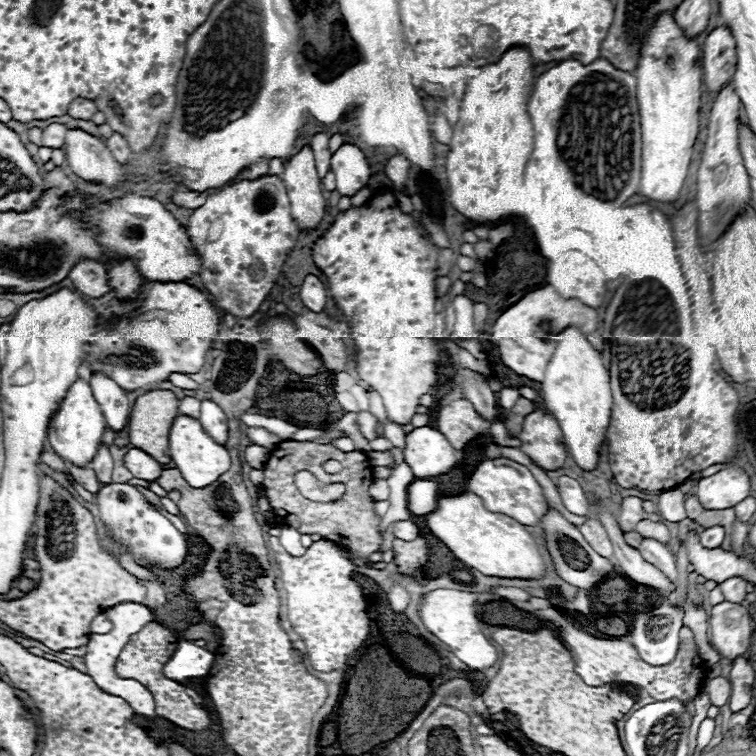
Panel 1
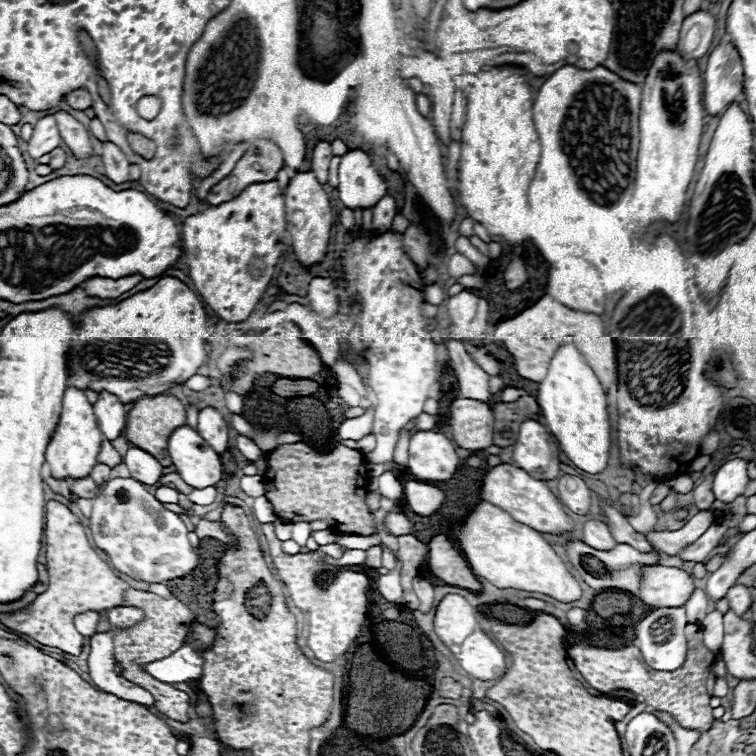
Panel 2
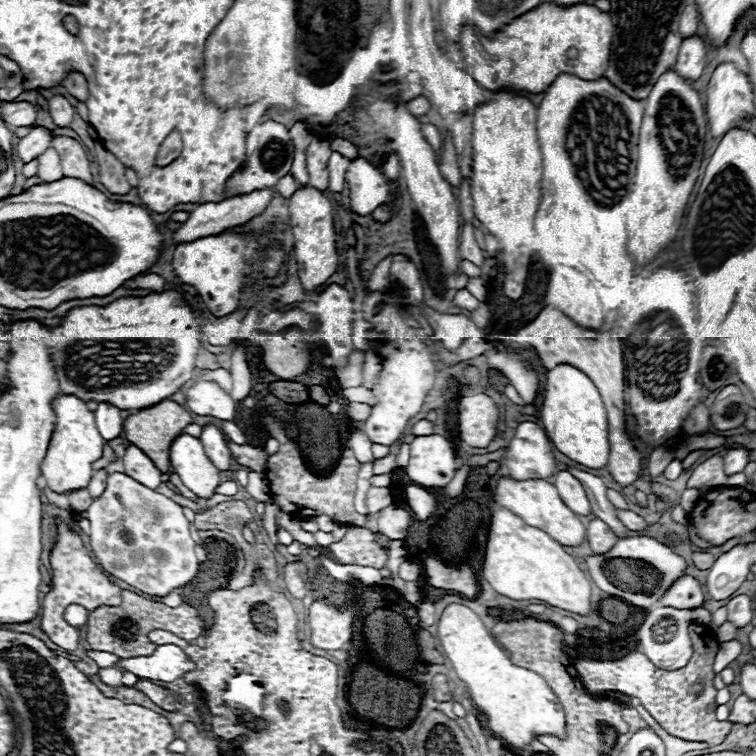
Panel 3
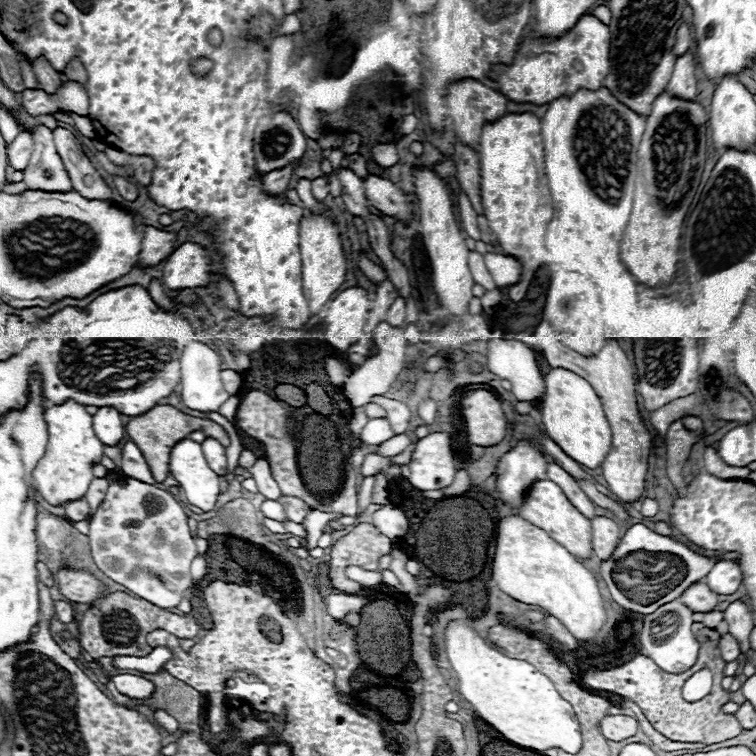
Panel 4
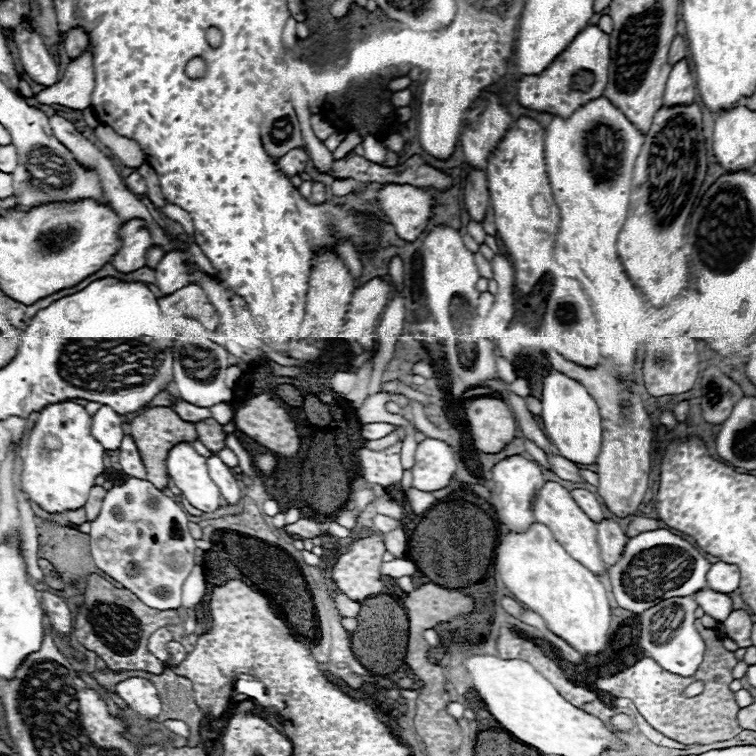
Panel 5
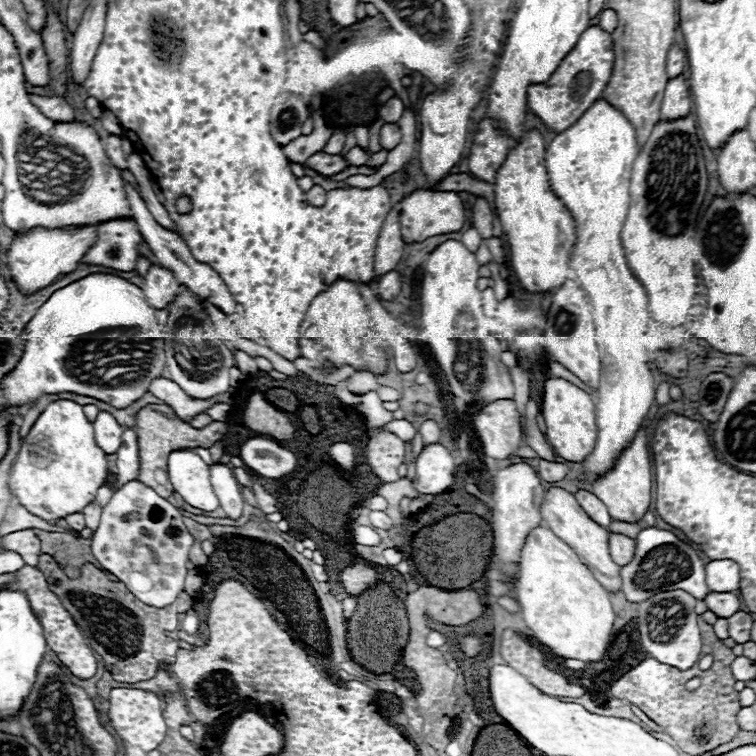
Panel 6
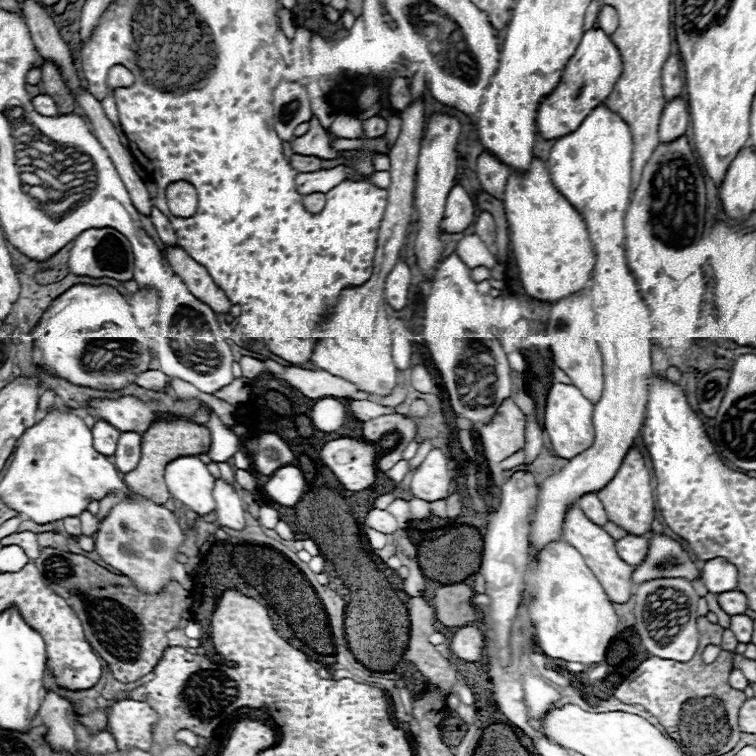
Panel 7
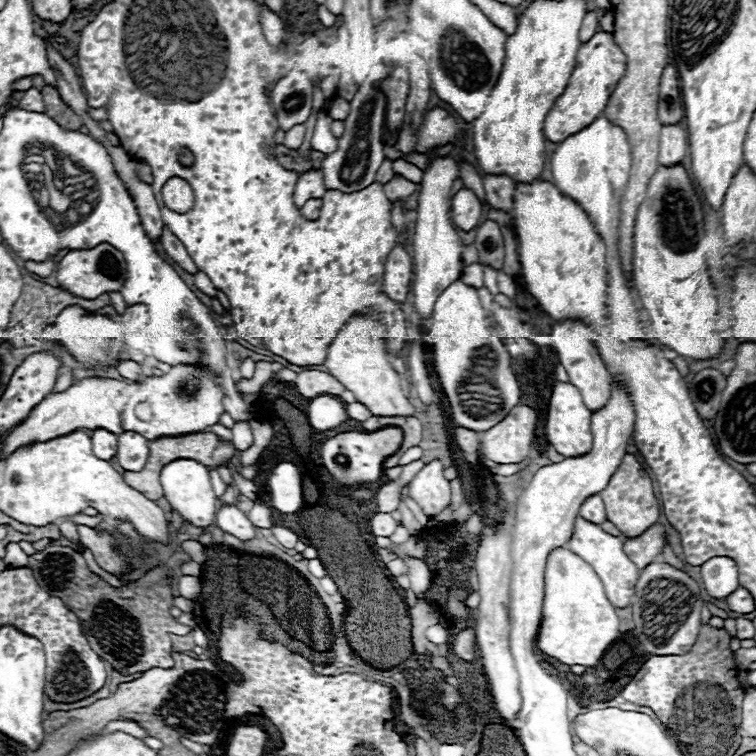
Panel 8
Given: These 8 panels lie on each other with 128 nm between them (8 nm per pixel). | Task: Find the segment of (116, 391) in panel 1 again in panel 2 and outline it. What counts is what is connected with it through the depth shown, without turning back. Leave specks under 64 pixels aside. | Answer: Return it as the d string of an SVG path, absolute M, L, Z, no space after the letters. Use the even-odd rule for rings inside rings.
M102 392L98 396L98 402L94 404L94 416L98 420L98 426L102 430L102 434L108 440L114 440L122 434L124 426L126 426L126 408L124 404L112 396Z

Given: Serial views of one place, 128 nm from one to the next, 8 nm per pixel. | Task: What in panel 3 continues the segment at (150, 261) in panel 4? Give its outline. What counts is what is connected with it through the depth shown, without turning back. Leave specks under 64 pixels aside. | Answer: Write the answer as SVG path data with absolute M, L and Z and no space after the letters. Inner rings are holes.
M262 188L262 190L254 190L250 194L244 196L236 196L236 198L228 198L224 202L208 202L208 204L200 204L196 210L190 212L190 218L174 232L172 242L180 244L180 242L190 242L202 236L212 236L212 234L220 234L226 228L234 228L234 226L244 226L246 222L250 222L254 216L264 214L264 210L268 208L270 200L274 196L274 188Z

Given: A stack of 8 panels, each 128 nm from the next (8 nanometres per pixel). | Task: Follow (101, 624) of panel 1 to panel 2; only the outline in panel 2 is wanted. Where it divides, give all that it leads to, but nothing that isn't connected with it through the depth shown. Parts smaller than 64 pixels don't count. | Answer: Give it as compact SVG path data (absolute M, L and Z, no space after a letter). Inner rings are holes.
M88 610L88 612L82 612L82 614L74 616L74 626L76 626L76 630L78 630L82 636L92 636L92 634L96 632L98 618L100 618L98 612Z

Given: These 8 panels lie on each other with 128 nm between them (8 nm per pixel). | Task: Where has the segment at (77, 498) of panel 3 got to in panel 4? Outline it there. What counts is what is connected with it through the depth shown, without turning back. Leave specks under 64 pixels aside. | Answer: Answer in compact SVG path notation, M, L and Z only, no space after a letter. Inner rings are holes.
M82 498L82 500L74 500L74 502L68 502L66 504L66 518L70 522L78 522L78 520L86 520L90 516L90 508L88 508L88 502Z

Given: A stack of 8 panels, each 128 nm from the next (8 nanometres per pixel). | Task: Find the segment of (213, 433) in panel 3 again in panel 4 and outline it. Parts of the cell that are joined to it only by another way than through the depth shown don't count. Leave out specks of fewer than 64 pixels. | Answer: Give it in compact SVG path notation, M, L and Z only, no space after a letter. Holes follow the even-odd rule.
M206 438L202 442L202 452L206 456L206 462L208 466L218 474L218 476L224 476L226 474L226 448L214 440L214 438Z

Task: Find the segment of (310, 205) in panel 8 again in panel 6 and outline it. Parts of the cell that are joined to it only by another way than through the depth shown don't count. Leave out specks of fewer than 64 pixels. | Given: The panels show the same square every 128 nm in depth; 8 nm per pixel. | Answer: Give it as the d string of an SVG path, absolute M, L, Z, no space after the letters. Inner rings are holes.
M312 186L308 192L306 192L306 200L308 204L312 206L322 206L324 200L326 200L326 190L322 186Z

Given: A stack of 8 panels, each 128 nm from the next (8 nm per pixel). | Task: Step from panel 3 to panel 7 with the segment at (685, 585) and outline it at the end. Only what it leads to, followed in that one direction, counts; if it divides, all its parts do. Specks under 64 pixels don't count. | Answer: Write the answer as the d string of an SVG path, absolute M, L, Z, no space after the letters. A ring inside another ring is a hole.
M730 590L726 594L720 594L718 596L718 604L730 616L744 614L746 608L748 608L748 600L746 600L746 596L740 590Z

